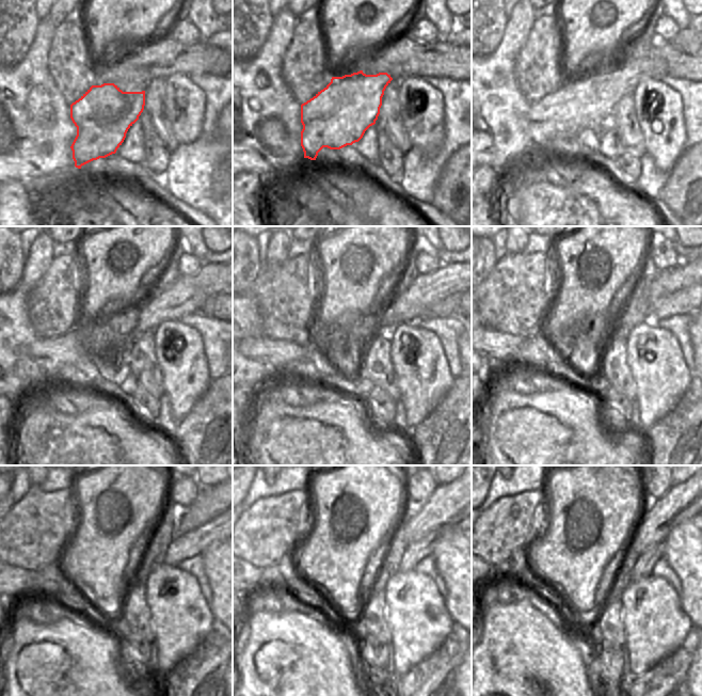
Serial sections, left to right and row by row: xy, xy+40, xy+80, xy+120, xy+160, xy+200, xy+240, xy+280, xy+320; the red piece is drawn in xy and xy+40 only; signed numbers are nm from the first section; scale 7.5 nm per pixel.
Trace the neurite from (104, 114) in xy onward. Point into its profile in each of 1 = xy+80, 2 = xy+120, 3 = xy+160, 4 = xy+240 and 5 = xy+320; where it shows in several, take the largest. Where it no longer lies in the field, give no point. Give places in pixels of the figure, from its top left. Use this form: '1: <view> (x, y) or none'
1: xy+80 (587, 103)
2: xy+120 (187, 295)
3: xy+160 (415, 303)
4: xy+240 (15, 582)
5: xy+320 (493, 567)

